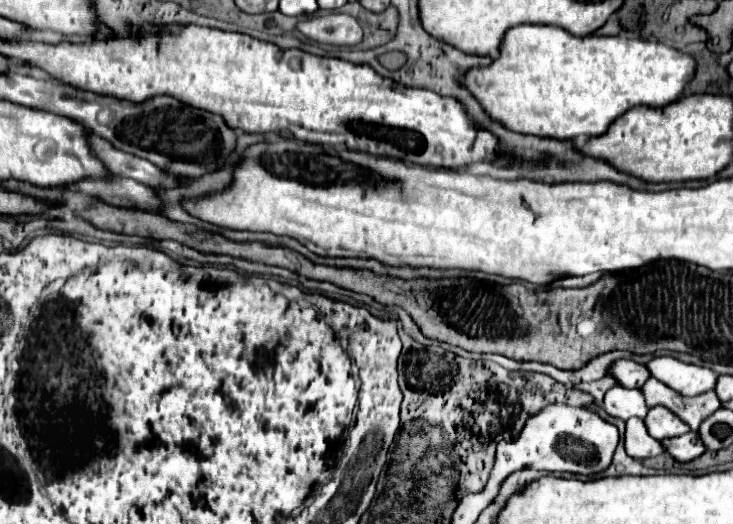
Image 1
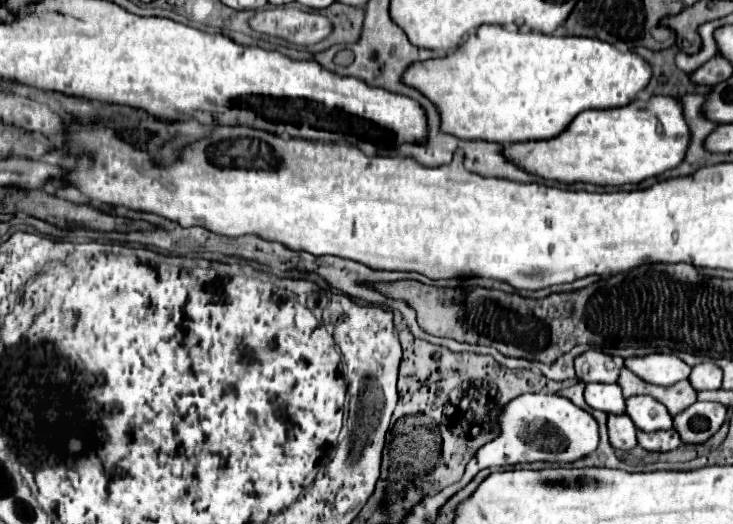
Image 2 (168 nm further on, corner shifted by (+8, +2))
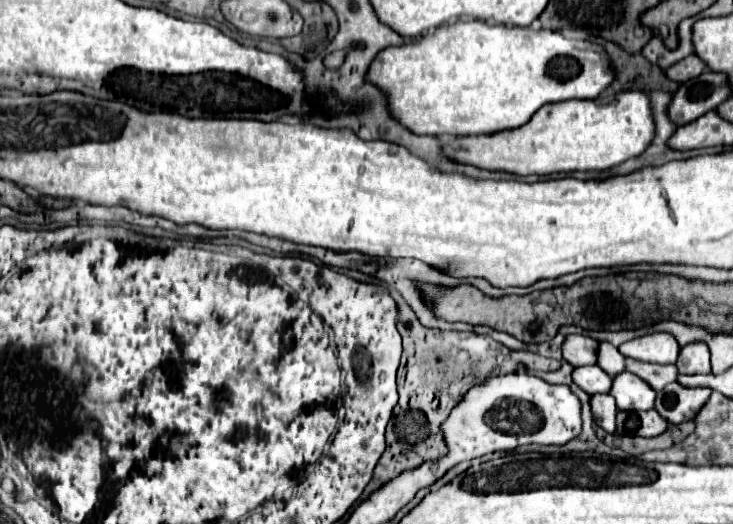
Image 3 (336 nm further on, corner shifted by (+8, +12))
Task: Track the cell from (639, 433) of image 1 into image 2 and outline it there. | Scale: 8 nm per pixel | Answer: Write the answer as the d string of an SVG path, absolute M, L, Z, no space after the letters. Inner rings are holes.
M608 414L608 434L610 434L610 444L618 450L632 450L638 446L636 442L636 424L626 414L614 416Z

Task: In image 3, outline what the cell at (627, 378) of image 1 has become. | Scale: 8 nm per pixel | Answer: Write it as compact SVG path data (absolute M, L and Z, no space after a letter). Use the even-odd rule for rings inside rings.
M570 334L562 344L564 360L570 362L572 366L596 364L596 352L598 352L598 342L582 334Z

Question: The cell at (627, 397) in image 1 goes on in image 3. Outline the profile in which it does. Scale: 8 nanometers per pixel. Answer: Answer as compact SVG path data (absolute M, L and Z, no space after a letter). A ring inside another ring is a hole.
M580 366L572 370L572 382L580 386L586 394L608 392L612 386L612 378L598 366Z

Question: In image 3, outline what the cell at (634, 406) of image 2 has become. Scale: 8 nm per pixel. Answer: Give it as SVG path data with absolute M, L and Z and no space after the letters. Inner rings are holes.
M622 372L620 376L614 376L610 394L616 398L616 406L620 410L650 410L650 408L654 408L656 392L632 372Z

